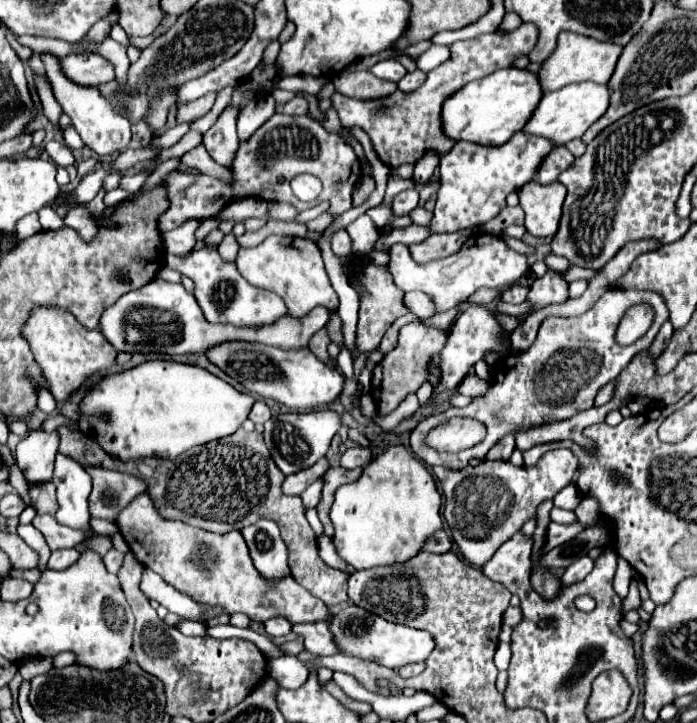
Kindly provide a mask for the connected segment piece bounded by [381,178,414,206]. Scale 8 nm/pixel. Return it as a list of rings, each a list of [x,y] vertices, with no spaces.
[[[388,178],[386,186],[386,194],[384,194],[382,205],[391,206],[394,196],[402,190],[414,188],[414,184],[410,180],[402,180],[402,178]]]

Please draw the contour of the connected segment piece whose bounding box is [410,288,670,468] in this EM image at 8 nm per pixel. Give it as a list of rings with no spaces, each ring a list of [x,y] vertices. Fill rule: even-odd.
[[[612,288],[612,290],[606,290],[602,294],[602,298],[582,316],[572,316],[572,318],[550,316],[550,318],[542,320],[540,336],[526,352],[508,354],[498,360],[498,364],[494,366],[492,386],[488,388],[488,392],[484,396],[472,398],[472,402],[466,408],[458,408],[458,410],[448,408],[440,414],[428,416],[418,422],[418,426],[410,434],[410,446],[412,446],[414,454],[428,466],[466,468],[470,464],[470,460],[474,460],[474,458],[484,460],[488,450],[502,436],[508,436],[508,434],[516,436],[518,432],[526,432],[532,426],[542,426],[542,424],[554,422],[552,412],[560,404],[570,404],[576,412],[592,408],[598,388],[604,382],[616,378],[638,352],[646,350],[652,344],[654,336],[658,334],[660,326],[668,320],[668,316],[670,316],[668,308],[660,294],[654,291]],[[641,302],[646,302],[655,308],[656,313],[652,326],[646,336],[636,340],[632,346],[618,346],[614,342],[614,332],[616,332],[616,324],[618,324],[620,316],[624,314],[624,310],[628,306]],[[452,416],[472,416],[486,426],[488,434],[486,434],[484,442],[472,446],[472,450],[462,450],[462,456],[439,456],[440,452],[424,446],[422,440],[426,438],[428,430],[434,424],[444,422]]]

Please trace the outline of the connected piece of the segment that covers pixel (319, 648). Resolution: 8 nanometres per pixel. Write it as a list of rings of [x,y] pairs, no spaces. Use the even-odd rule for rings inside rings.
[[[314,622],[314,624],[294,624],[292,634],[304,638],[304,648],[318,656],[332,656],[338,654],[338,648],[332,640],[332,634],[326,626],[326,622]]]

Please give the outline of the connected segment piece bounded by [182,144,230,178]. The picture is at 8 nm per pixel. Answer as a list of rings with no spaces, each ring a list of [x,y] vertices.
[[[202,144],[196,146],[194,150],[190,150],[188,154],[184,154],[184,156],[182,156],[182,162],[184,162],[188,168],[194,168],[194,170],[198,170],[198,172],[212,174],[212,176],[218,176],[218,178],[230,178],[230,172],[228,172],[224,166],[216,164],[216,162],[210,158],[210,154],[206,152],[206,148],[204,148]]]

